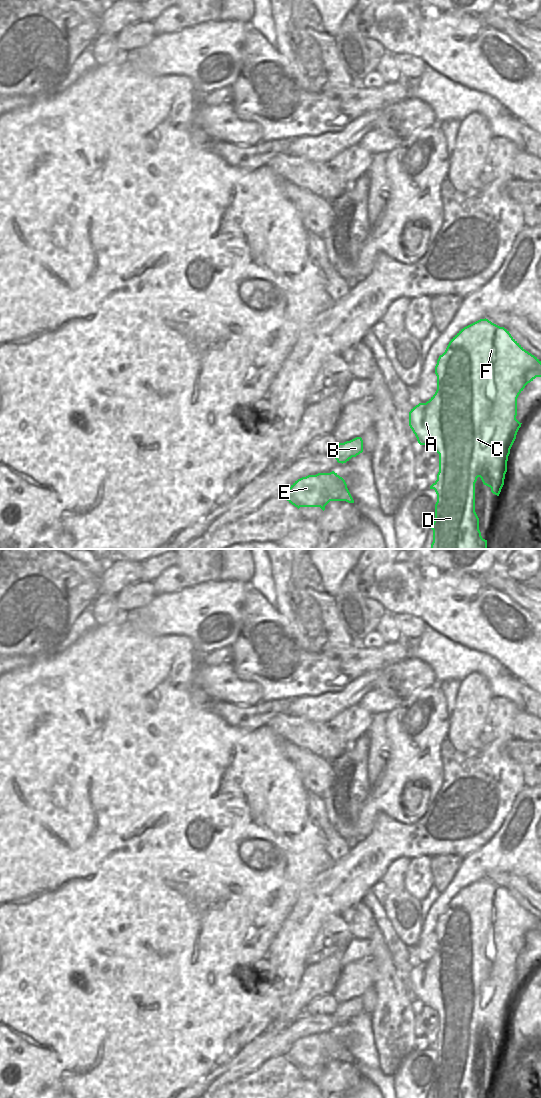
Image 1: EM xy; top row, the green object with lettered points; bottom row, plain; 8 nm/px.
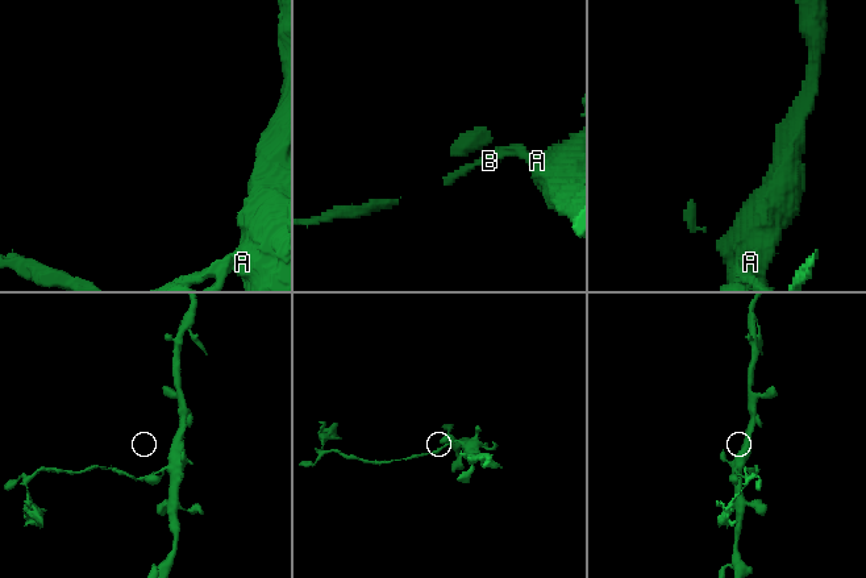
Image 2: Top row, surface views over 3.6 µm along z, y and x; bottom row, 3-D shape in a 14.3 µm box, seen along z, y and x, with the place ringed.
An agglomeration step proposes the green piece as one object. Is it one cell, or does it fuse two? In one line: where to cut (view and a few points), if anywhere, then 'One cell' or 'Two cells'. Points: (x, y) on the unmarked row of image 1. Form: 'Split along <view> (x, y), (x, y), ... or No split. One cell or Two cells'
Split along xy (409, 974), (414, 978), (415, 989). Two cells.

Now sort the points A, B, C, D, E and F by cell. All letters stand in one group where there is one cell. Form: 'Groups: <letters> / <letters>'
Groups: A C D F / B E.

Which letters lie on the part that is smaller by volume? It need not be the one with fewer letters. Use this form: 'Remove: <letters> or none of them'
Remove: B, E

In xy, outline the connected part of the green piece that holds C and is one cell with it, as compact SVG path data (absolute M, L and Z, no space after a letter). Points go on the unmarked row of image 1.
M480 879L463 889L461 889L449 902L445 912L439 916L435 926L437 936L437 950L435 954L426 962L419 963L411 969L409 975L414 976L416 989L412 989L420 1005L426 1005L434 1009L439 1014L439 1032L437 1040L430 1046L437 1054L435 1064L435 1080L431 1086L433 1098L482 1098L479 1090L479 1078L475 1072L475 1043L480 1037L483 1044L491 1048L491 1052L499 1056L504 1045L505 1034L507 1032L507 1021L510 1009L516 999L517 992L521 984L517 979L517 958L525 946L536 937L541 937L541 921L526 911L504 887L500 887L488 879Z

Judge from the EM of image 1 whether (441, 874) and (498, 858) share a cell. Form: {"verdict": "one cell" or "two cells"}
{"verdict": "two cells"}

